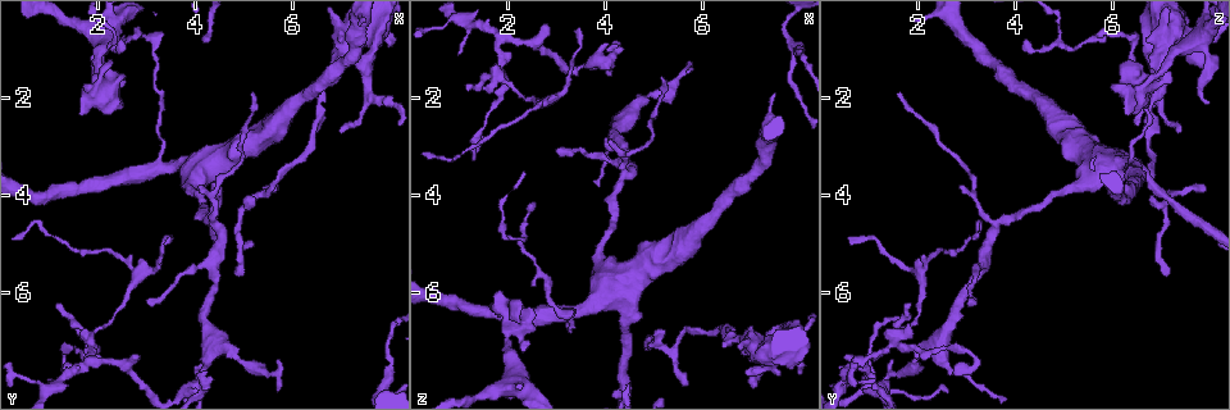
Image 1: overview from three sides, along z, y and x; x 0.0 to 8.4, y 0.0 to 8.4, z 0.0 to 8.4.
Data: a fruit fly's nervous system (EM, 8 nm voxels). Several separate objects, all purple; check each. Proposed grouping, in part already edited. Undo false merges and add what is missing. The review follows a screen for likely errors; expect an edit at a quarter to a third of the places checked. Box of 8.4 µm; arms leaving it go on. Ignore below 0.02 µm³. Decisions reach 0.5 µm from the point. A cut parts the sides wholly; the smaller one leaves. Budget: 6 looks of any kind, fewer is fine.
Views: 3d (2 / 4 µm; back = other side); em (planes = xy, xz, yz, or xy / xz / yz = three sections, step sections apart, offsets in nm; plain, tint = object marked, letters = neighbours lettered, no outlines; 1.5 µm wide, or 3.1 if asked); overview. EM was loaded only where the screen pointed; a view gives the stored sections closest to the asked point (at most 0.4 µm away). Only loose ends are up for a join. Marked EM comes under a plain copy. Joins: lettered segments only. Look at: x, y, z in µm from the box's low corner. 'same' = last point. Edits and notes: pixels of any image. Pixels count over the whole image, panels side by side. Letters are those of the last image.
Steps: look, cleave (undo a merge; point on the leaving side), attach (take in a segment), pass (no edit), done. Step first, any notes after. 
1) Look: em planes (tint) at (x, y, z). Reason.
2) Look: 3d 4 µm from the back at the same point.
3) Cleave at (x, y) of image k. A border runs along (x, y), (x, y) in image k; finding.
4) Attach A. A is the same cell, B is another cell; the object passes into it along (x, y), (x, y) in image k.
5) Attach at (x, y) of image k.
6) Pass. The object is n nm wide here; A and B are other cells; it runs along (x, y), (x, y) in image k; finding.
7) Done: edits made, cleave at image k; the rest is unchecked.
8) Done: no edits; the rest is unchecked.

Look: 3d 2 µm at (3.90, 3.90, 5.10). Calibre changes.

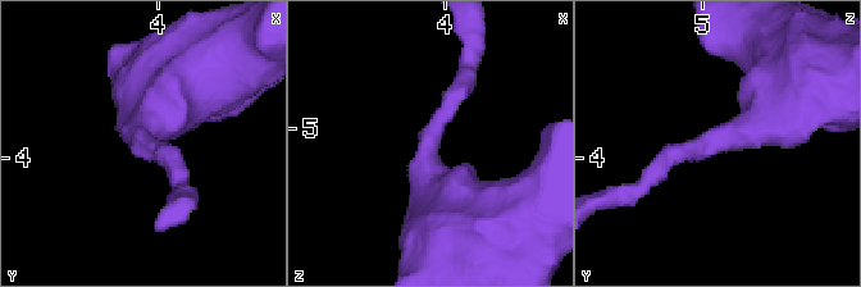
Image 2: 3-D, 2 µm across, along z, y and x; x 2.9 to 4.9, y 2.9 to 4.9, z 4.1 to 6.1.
Look: em xy step 8 (tint) at (3.92, 3.90, 5.04). Need the tissue.

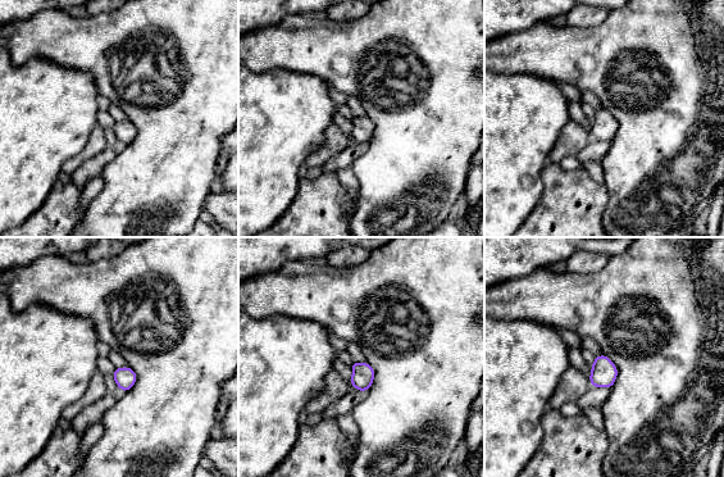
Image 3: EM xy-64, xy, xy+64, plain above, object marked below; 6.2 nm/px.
Look: em planes (letters) at the same point. Cut it another way.

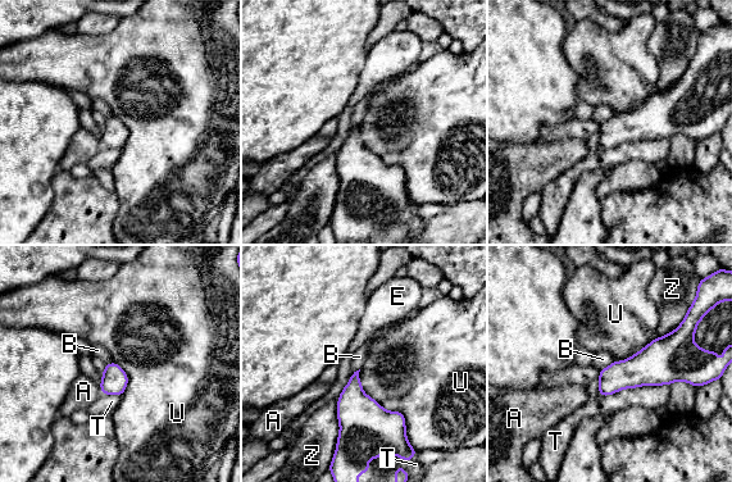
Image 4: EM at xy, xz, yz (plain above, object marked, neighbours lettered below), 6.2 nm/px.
Pass. The object is 70 nm wide here; A, B, E, T, U and Z are other cells; continuous, no second neuron.

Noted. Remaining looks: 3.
Look: em planes (letters) at (2.60, 0.90, 4.15). Tapers out.

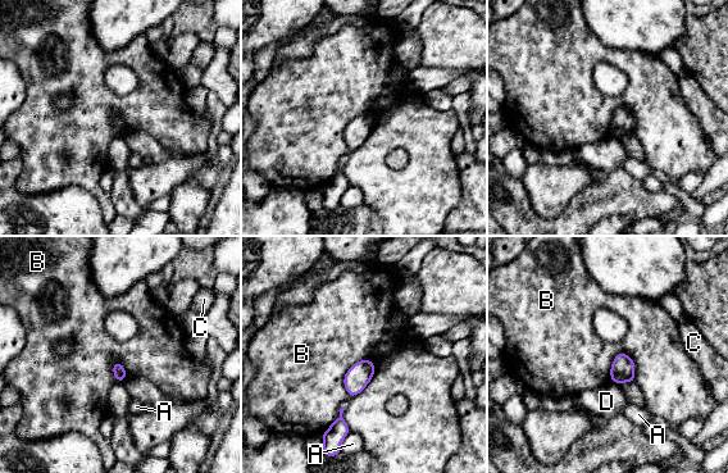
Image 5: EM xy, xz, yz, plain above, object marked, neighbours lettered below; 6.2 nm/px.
Pass. The object is 80 nm wide here; A, B, C and D are other cells; a border runs along (371, 359), (345, 374), (349, 396) in image 5; none of them fits.

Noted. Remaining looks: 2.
Done: no edits; the rest is unchecked.

